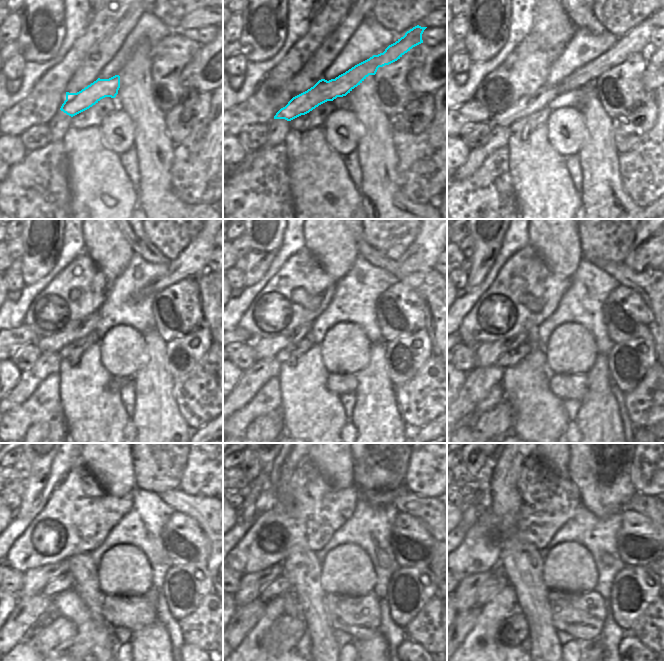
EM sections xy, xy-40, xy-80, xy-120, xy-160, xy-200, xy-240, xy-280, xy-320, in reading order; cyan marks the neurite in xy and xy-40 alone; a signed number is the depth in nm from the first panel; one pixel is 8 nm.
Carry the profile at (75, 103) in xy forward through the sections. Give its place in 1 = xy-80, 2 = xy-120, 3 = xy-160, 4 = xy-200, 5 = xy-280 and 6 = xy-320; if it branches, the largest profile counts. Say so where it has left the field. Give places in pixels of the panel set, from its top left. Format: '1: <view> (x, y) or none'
1: xy-80 (637, 39)
2: xy-120 (193, 261)
3: xy-160 (422, 255)
4: xy-200 (650, 248)
5: xy-280 (426, 476)
6: xy-320 (650, 473)

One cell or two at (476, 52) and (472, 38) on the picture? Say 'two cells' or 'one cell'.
one cell

